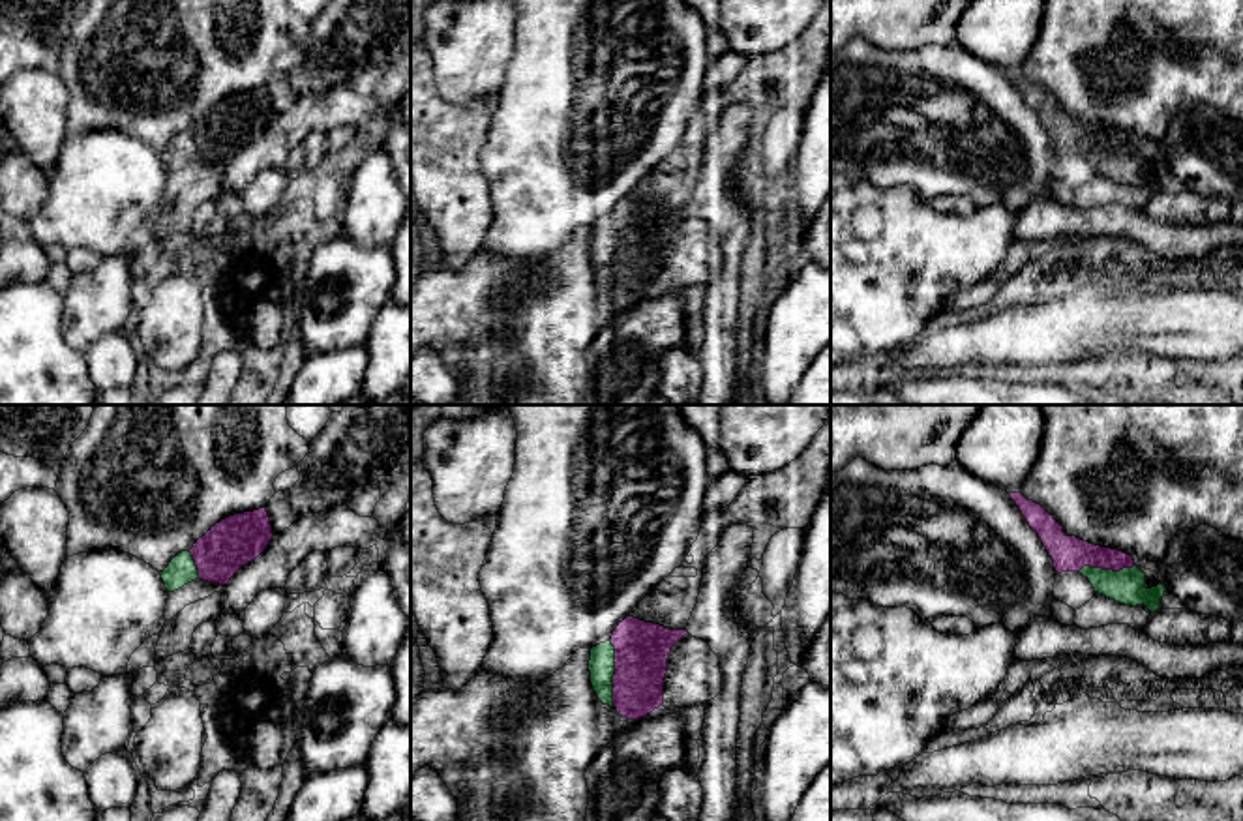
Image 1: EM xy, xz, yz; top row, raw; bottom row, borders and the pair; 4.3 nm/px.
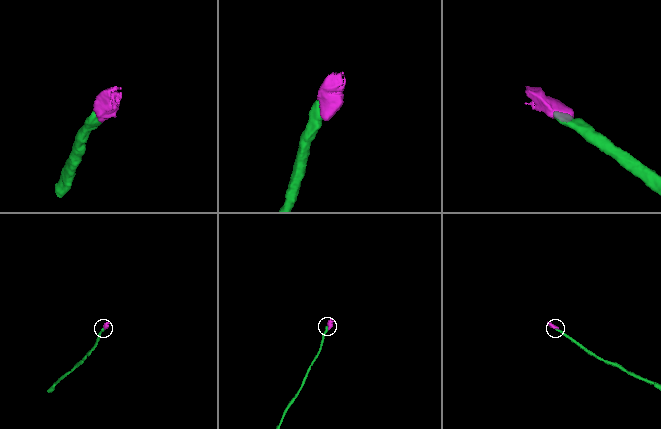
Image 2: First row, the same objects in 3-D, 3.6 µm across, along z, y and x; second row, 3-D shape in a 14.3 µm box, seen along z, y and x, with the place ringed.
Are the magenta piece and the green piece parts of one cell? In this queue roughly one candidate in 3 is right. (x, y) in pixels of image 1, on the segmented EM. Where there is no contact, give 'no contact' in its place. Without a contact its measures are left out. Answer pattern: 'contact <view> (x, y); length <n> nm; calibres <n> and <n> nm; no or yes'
contact xz (615, 673); length 280 nm; calibres 240 and 110 nm; yes

